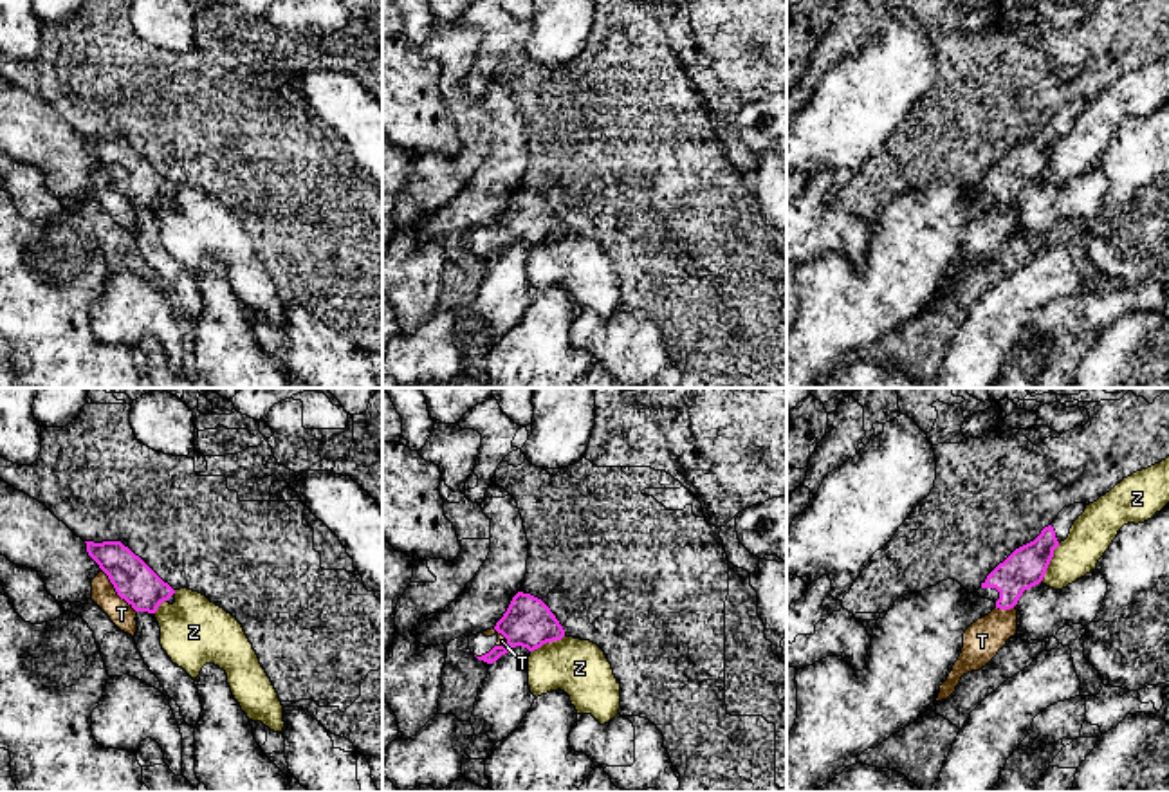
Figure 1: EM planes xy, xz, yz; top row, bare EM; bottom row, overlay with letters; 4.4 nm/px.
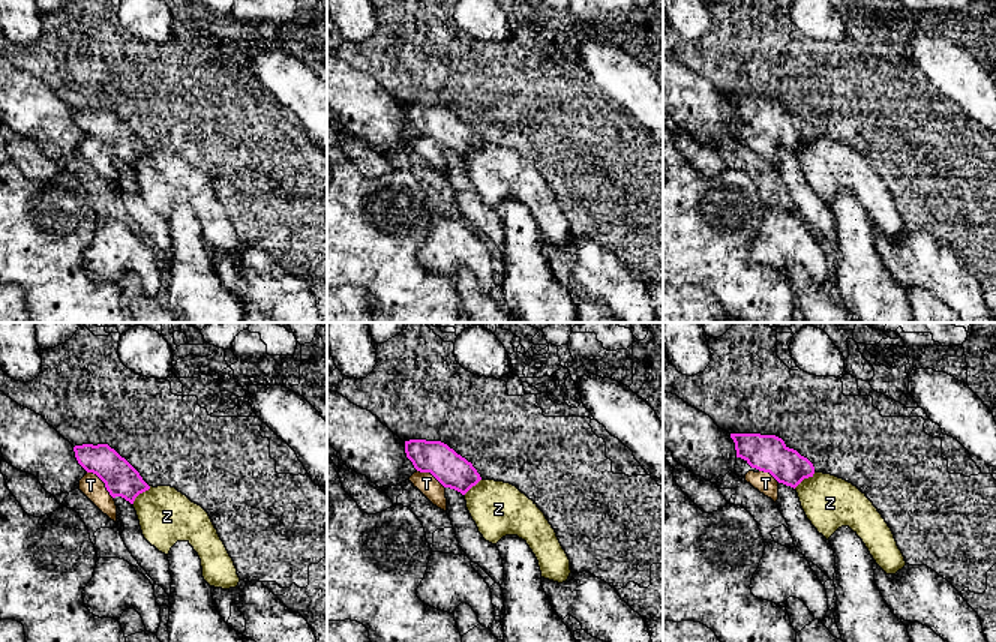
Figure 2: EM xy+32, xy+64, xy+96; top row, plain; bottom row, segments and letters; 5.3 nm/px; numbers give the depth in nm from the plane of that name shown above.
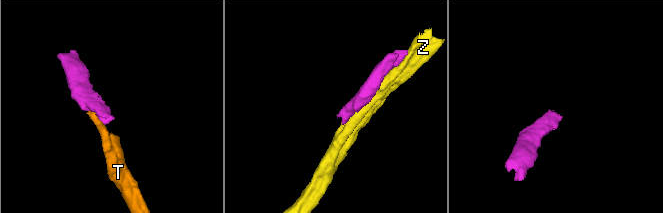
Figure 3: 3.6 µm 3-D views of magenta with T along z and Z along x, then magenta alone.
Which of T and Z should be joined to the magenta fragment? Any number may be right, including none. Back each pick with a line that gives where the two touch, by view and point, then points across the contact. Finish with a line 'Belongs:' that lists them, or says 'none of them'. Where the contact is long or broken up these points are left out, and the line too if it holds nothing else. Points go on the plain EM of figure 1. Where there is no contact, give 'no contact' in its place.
T: meets magenta in xy at (116, 186); runs through xy (134, 177), (116, 186), (121, 193), (121, 210)
Belongs: T

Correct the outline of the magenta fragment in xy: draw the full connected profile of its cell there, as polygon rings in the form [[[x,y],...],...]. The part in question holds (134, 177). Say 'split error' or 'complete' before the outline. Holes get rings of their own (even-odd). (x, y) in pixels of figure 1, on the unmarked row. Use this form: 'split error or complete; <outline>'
split error; [[[85,137],[101,168],[92,175],[92,197],[124,229],[135,231],[137,209],[155,209],[175,186],[121,137]]]

